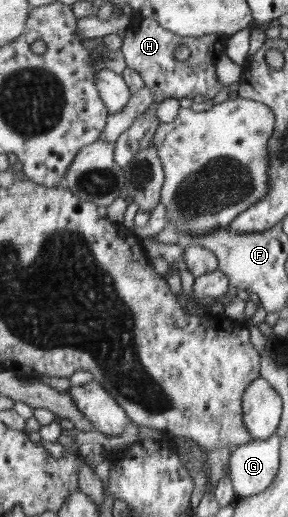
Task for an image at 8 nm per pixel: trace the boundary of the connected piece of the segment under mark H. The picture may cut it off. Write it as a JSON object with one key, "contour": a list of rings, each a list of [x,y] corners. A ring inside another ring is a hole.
{"contour":[[[136,17],[125,31],[122,39],[121,54],[127,67],[133,68],[141,75],[144,84],[153,90],[153,100],[159,104],[166,98],[194,98],[197,94],[209,99],[223,88],[217,82],[215,62],[223,52],[223,38],[219,34],[201,36],[199,38],[179,36],[169,29],[163,28],[151,17]],[[184,44],[190,49],[187,60],[181,62],[174,57],[177,46]]]}

